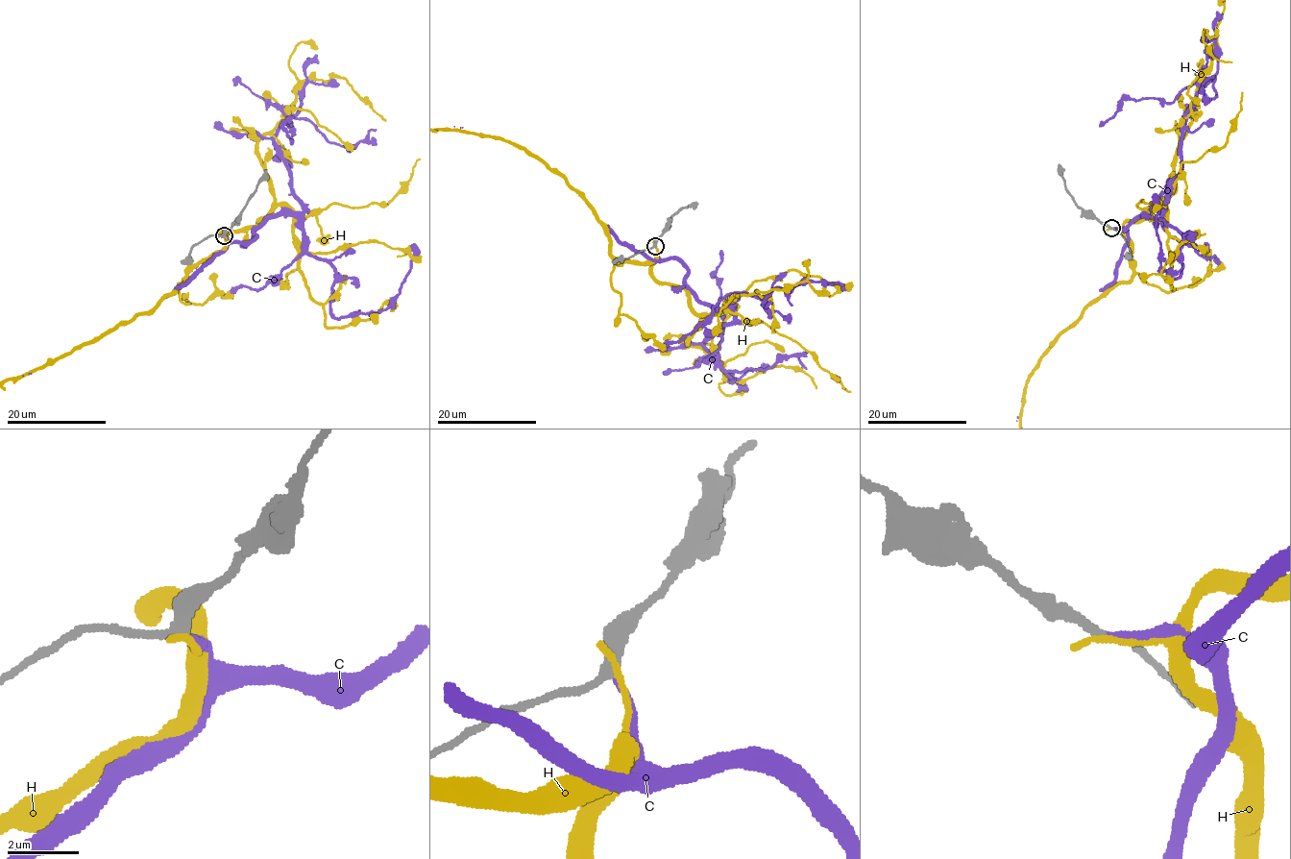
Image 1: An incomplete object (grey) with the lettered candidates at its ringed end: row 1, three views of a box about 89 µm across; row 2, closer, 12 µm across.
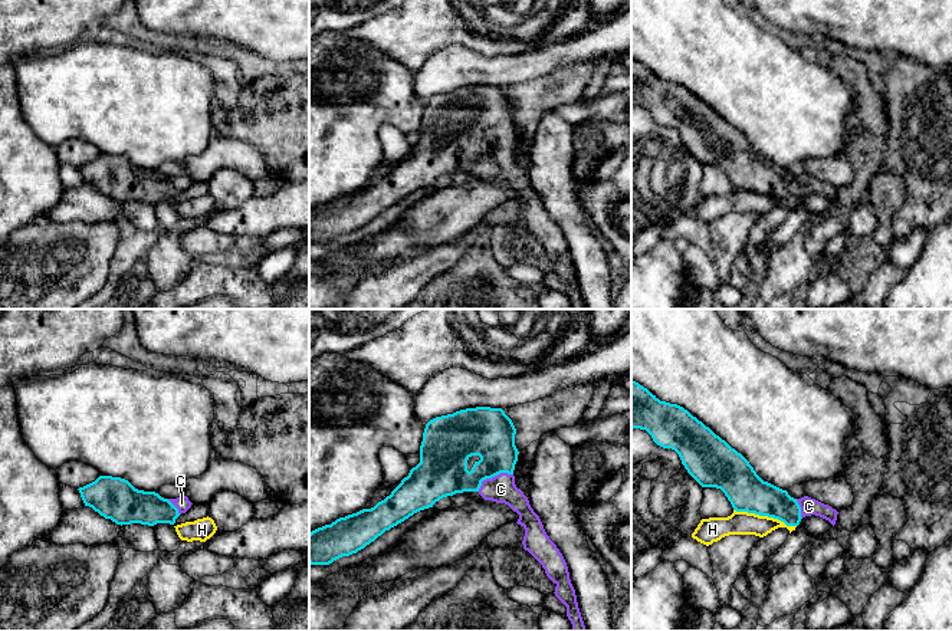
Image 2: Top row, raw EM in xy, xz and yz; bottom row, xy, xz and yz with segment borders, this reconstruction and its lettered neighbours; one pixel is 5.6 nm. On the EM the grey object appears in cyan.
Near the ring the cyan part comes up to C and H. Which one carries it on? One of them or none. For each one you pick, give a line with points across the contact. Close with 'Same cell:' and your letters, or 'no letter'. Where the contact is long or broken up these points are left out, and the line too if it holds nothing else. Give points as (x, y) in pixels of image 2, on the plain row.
C: across xz (489, 111), (492, 118), (492, 154), (501, 167)
Same cell: C

